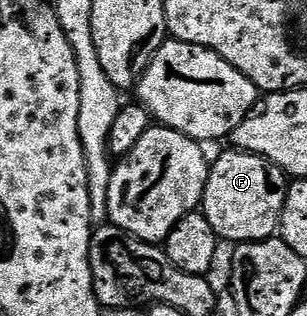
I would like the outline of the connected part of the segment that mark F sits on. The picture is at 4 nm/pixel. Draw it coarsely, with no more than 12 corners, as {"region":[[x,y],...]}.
{"region":[[229,149],[210,164],[201,214],[219,240],[279,230],[288,176]]}

